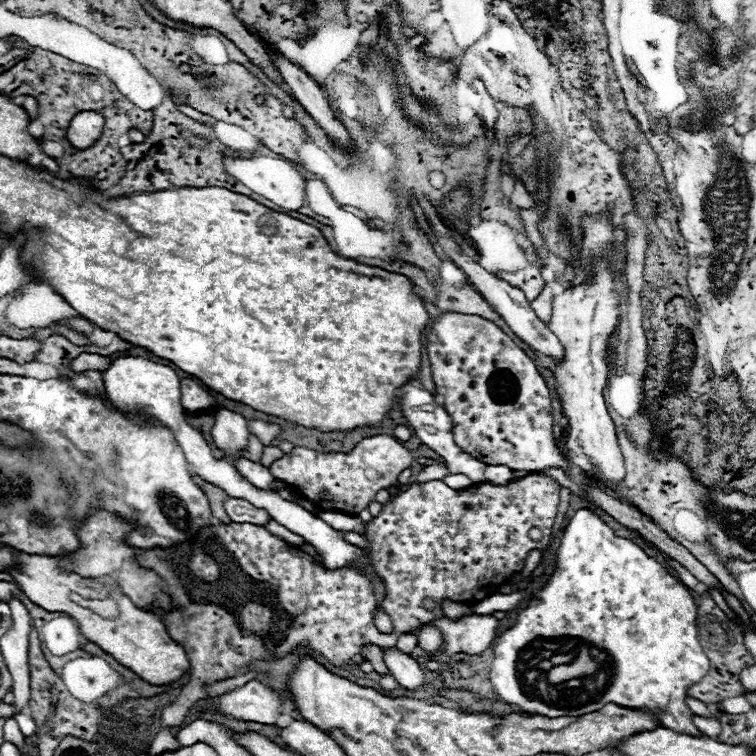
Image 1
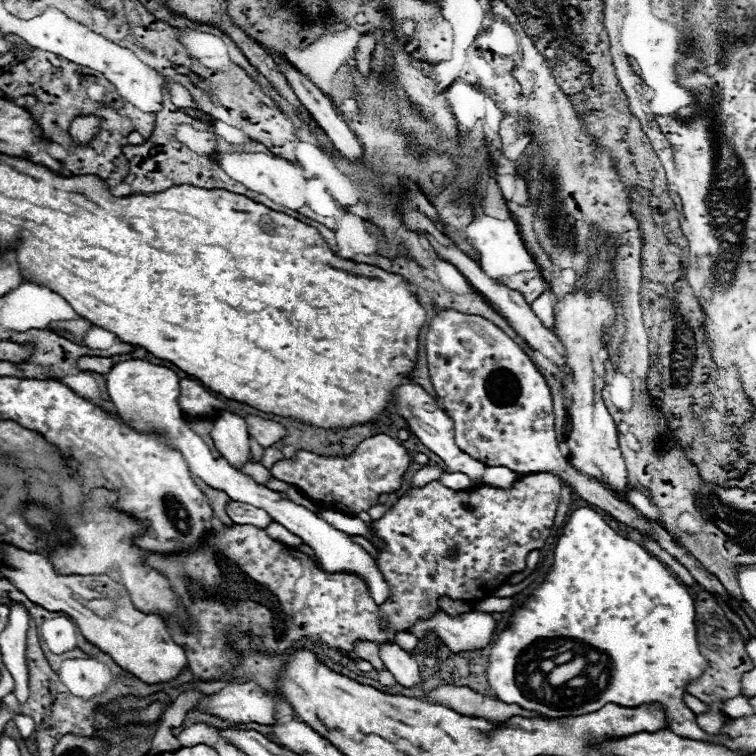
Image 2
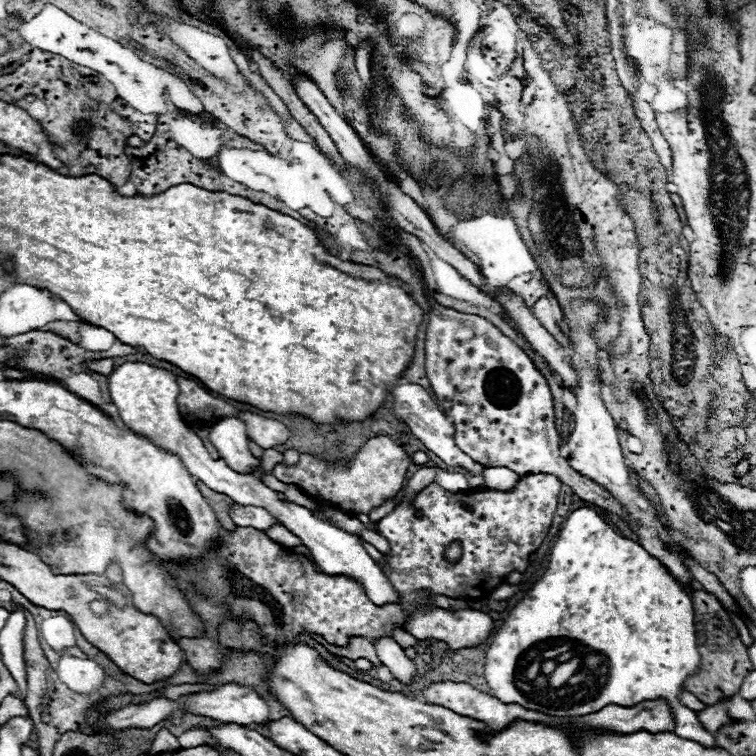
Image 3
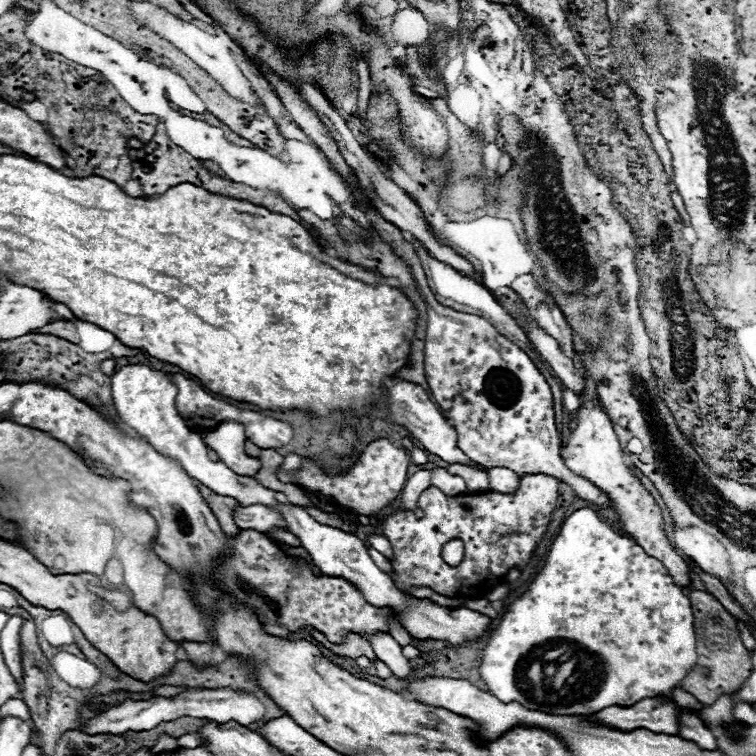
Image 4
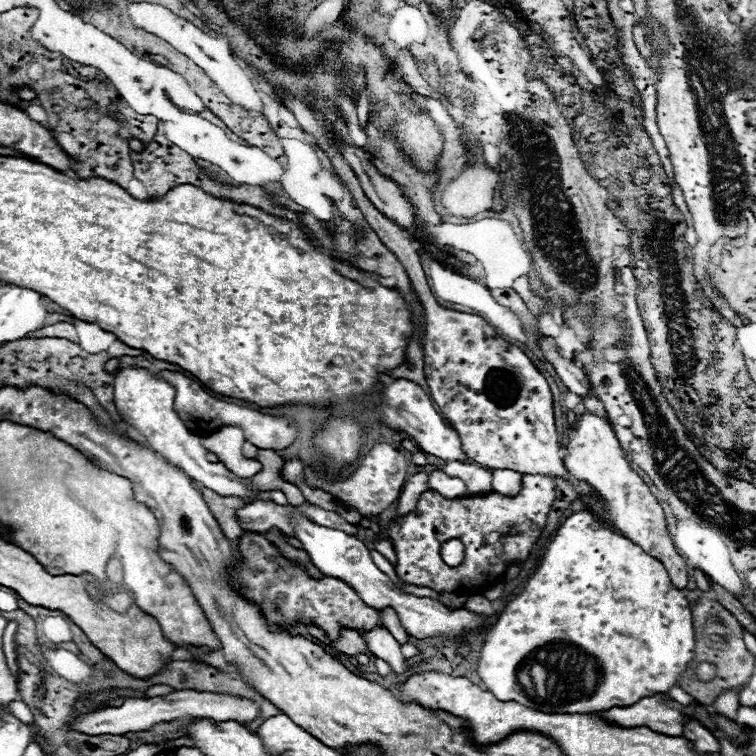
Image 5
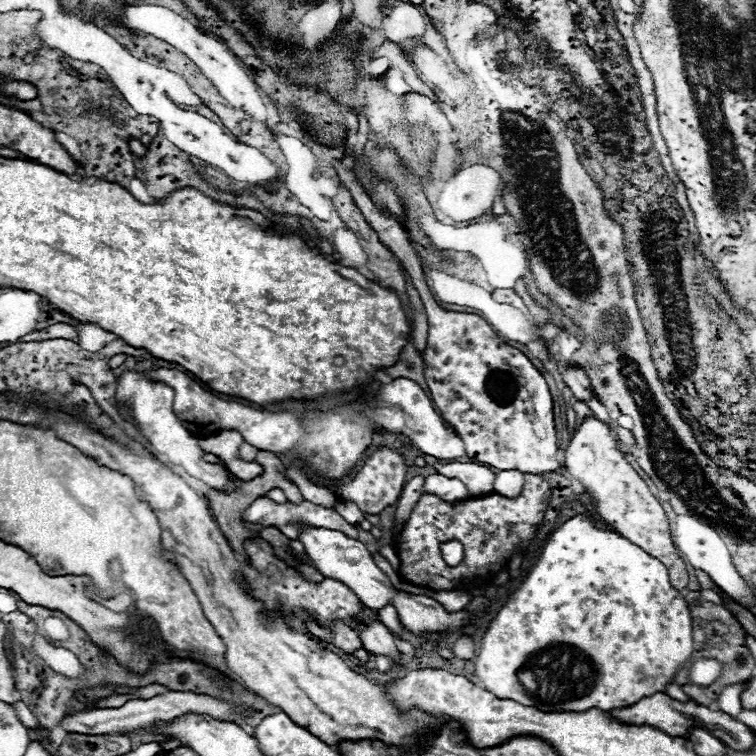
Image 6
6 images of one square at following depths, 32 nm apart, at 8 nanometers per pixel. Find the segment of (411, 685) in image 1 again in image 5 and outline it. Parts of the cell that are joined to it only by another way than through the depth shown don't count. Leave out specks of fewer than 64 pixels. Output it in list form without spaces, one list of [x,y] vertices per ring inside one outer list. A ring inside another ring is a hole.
[[[376,626],[374,630],[366,630],[366,632],[360,632],[360,636],[364,638],[368,650],[378,656],[378,658],[384,658],[390,668],[394,672],[404,672],[406,670],[406,662],[404,662],[404,656],[400,654],[400,646],[398,642],[394,640],[394,636],[382,628],[382,626]]]

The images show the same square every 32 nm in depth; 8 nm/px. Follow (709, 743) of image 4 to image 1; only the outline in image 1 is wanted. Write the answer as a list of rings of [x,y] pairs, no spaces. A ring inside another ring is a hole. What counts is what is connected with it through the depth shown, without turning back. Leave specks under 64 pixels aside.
[[[580,508],[570,518],[556,550],[554,572],[528,600],[528,606],[518,612],[516,624],[496,638],[492,650],[494,660],[488,678],[494,692],[502,702],[516,704],[524,712],[558,718],[590,714],[608,702],[628,708],[648,706],[648,710],[656,710],[660,714],[666,728],[678,734],[704,736],[694,726],[694,714],[684,702],[688,686],[692,686],[692,682],[700,682],[700,678],[710,670],[710,662],[698,642],[696,604],[692,594],[666,570],[662,562],[648,556],[632,540],[616,536],[614,530],[608,528],[590,508]],[[580,648],[588,648],[588,660],[594,664],[588,676],[572,678],[564,684],[544,682],[546,672],[538,668],[542,660],[568,664],[580,654]]]

